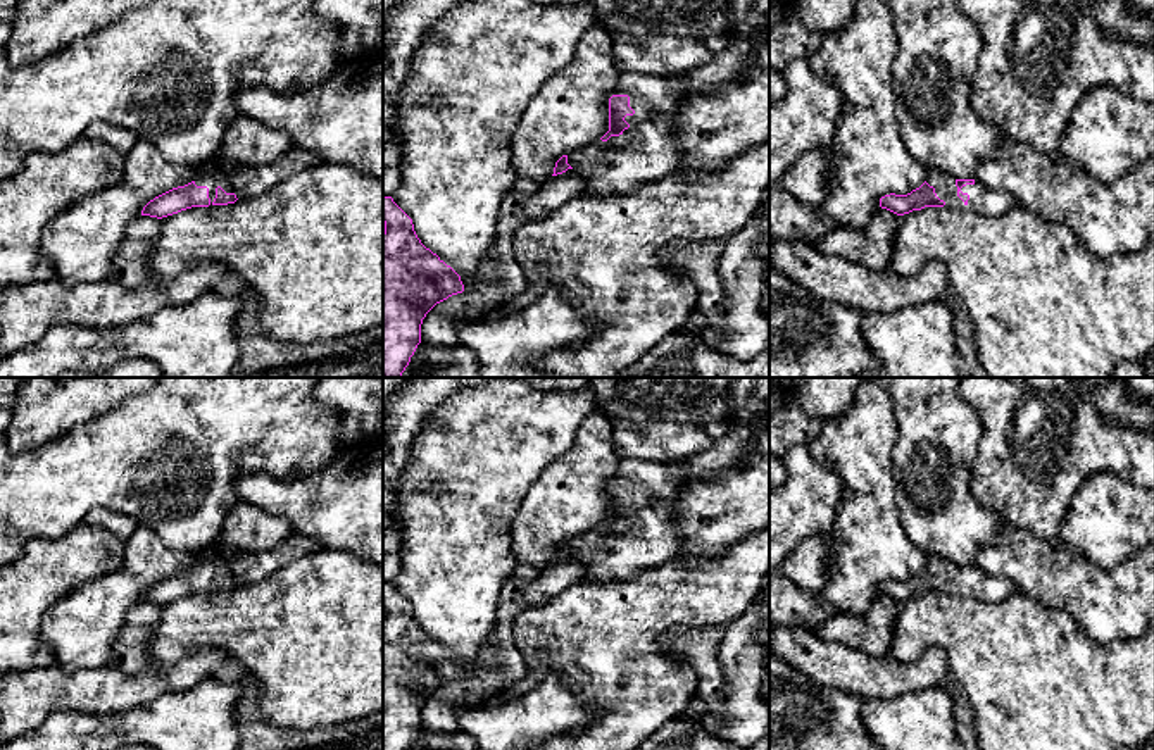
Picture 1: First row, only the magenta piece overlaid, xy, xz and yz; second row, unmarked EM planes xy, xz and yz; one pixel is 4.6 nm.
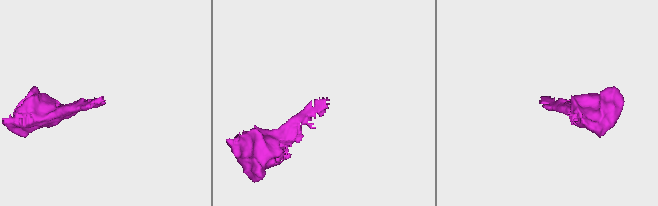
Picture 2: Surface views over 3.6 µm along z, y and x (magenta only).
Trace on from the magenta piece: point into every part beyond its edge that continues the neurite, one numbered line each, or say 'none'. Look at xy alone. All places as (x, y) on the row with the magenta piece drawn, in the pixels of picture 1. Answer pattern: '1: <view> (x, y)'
1: xy (244, 181)

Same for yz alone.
1: yz (982, 200)

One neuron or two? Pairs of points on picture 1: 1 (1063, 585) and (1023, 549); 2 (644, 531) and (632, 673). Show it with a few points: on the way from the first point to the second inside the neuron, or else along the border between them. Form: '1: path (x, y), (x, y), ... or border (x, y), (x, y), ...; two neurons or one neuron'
1: path (1053, 574), (1034, 559); one neuron
2: border (673, 557), (642, 568), (627, 578), (601, 580); two neurons

